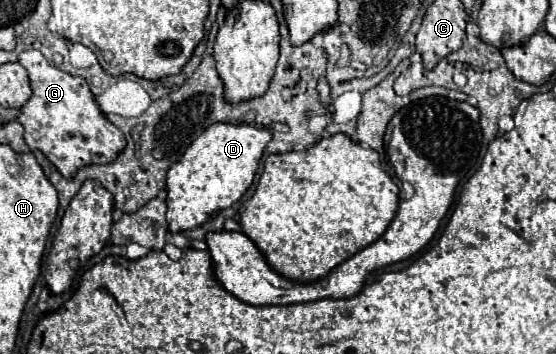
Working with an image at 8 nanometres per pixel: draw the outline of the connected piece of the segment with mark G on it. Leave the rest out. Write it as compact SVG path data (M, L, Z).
M25 49L19 63L29 71L31 99L21 107L19 123L25 127L25 143L31 151L39 149L61 171L63 177L73 177L75 171L91 163L111 163L125 147L123 133L111 125L95 103L93 93L83 77L73 77L53 65L37 49Z

